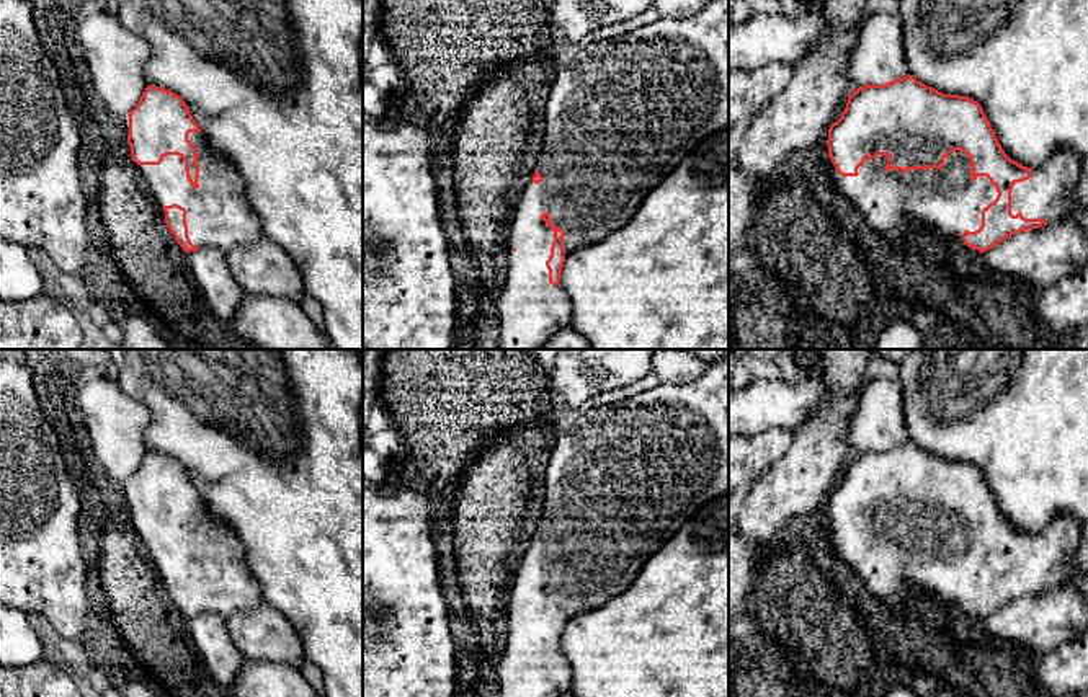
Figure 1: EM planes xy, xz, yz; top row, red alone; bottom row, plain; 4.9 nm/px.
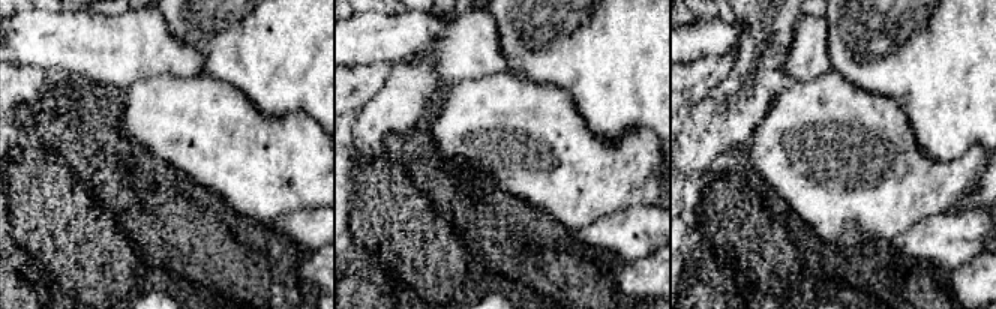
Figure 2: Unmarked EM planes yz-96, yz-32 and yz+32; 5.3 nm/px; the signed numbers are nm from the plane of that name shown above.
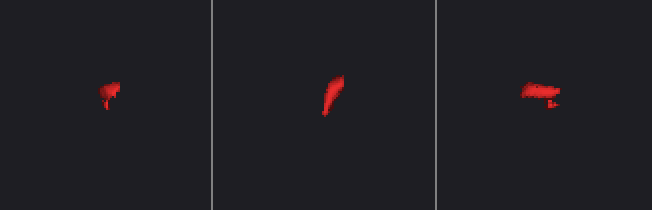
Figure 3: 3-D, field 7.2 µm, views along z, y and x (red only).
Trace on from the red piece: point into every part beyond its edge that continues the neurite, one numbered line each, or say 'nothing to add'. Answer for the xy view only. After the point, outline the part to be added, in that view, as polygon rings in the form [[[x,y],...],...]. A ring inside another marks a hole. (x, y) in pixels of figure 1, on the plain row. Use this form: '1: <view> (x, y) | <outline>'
1: xy (218, 578) | [[[190,498],[188,506],[198,519],[198,555],[190,550],[185,526],[178,521],[163,522],[160,531],[140,532],[132,527],[158,568],[158,581],[165,586],[165,571],[185,573],[188,602],[196,612],[212,610],[230,617],[265,602],[239,537],[214,519],[203,498]]]

